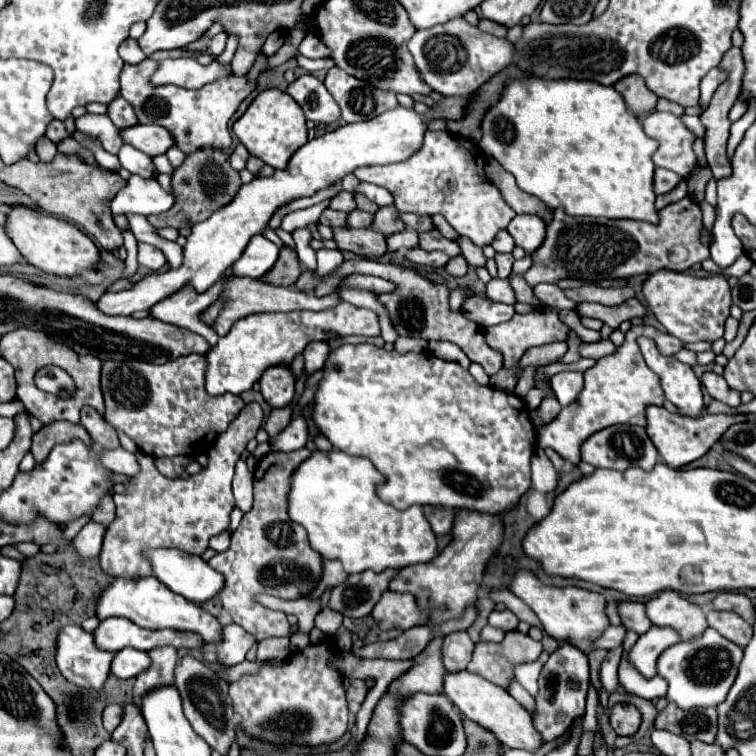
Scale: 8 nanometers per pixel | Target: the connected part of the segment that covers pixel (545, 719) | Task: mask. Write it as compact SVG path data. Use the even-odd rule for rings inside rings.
M562 643L542 667L542 673L538 679L540 691L536 695L536 713L532 715L534 727L542 733L546 743L560 737L572 725L572 719L584 713L588 683L590 683L588 657L578 647L570 643Z

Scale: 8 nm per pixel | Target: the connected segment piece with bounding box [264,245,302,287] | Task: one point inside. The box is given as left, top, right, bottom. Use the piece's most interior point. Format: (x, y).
(285, 272)

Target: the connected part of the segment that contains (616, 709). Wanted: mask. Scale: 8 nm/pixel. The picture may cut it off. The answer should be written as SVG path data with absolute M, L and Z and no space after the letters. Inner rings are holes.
M618 703L610 709L610 725L618 735L634 735L640 727L640 711L632 703Z

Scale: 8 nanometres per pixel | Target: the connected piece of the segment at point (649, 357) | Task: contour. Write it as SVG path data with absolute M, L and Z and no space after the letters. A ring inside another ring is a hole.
M640 337L640 349L648 367L660 377L666 399L672 401L682 411L682 415L700 417L704 407L702 383L694 375L692 367L680 363L676 357L660 355L656 343L652 343L648 337Z

